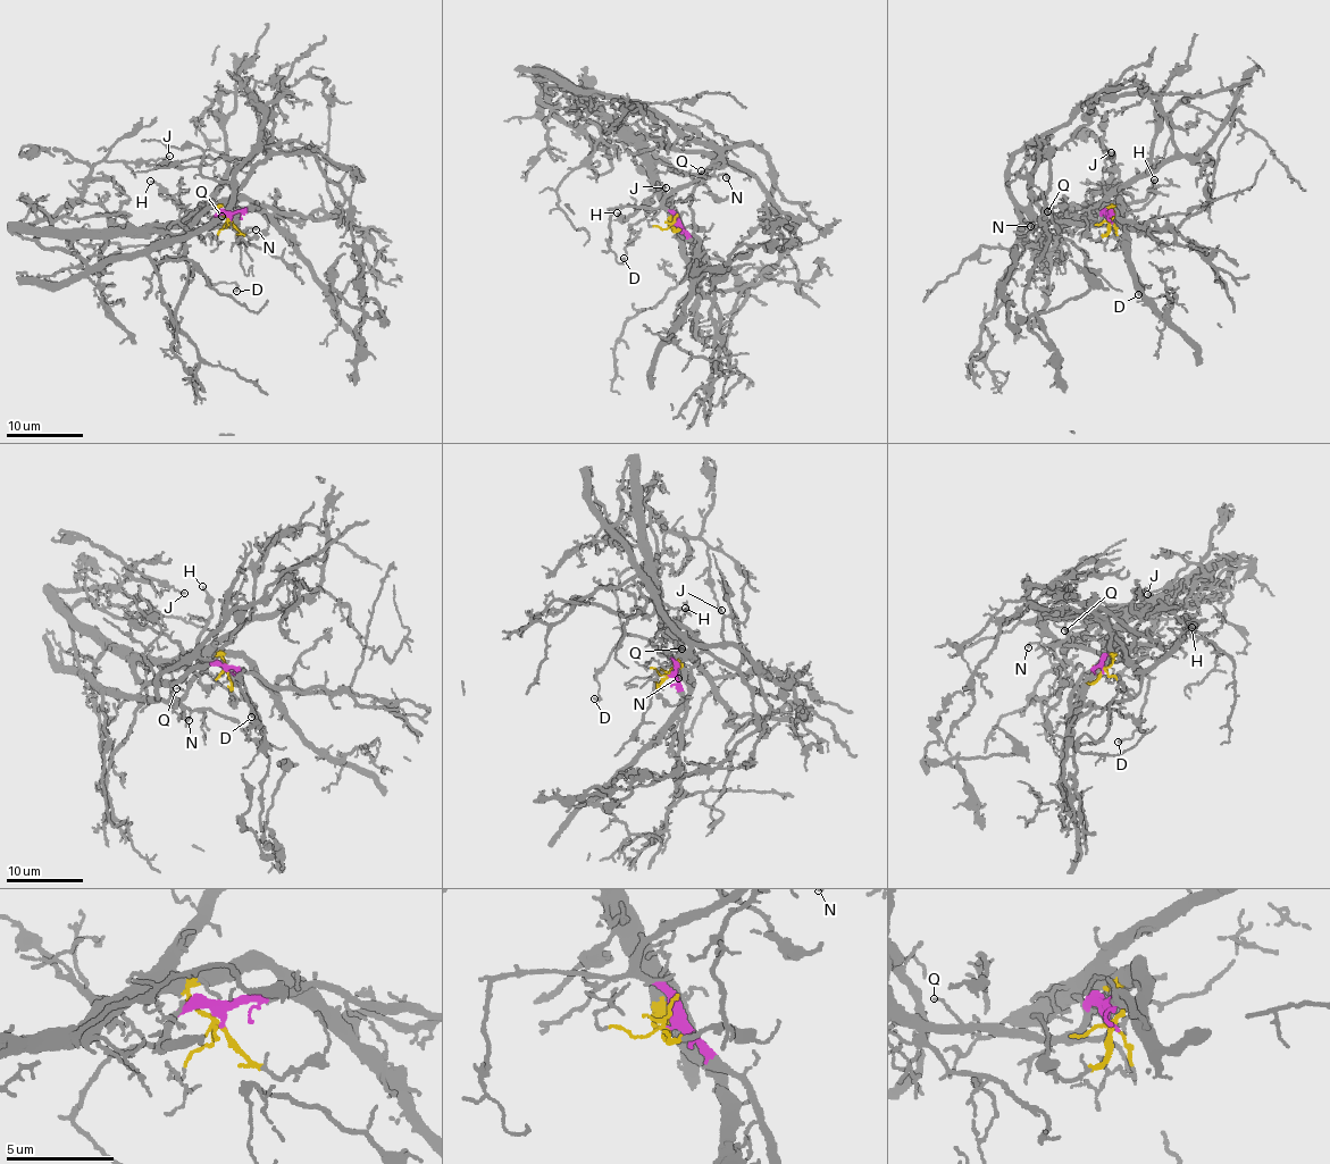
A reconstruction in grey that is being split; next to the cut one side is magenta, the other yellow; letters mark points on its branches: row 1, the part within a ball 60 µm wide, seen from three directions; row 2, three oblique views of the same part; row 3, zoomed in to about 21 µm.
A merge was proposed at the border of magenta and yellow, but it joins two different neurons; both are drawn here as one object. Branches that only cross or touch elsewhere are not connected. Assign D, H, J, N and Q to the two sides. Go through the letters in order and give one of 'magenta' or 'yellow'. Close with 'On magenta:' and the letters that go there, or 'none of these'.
D: magenta
H: yellow
J: yellow
N: magenta
Q: magenta
On magenta: D, N, Q

